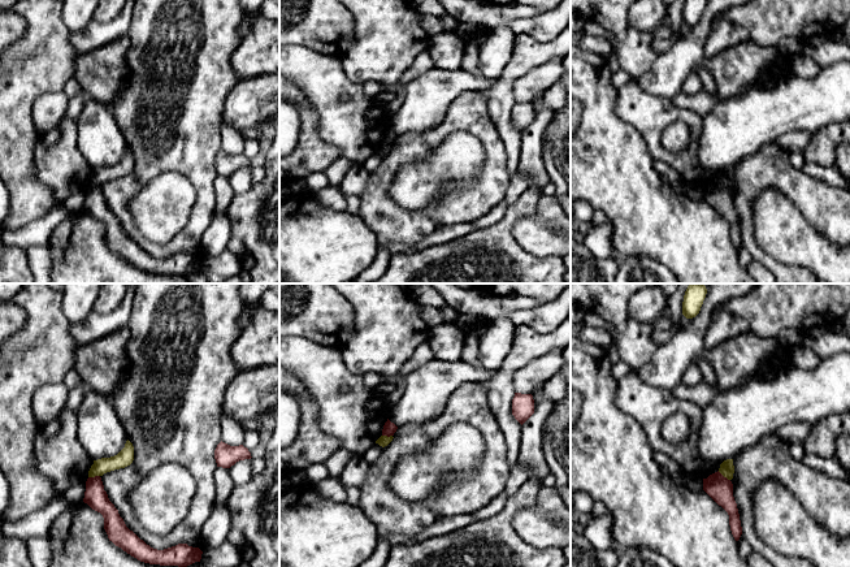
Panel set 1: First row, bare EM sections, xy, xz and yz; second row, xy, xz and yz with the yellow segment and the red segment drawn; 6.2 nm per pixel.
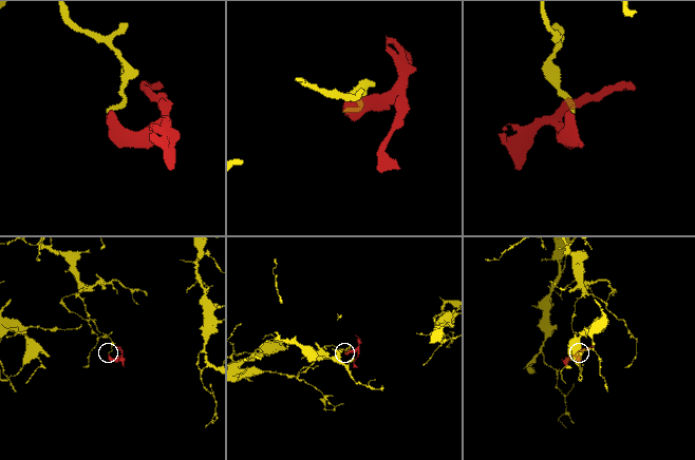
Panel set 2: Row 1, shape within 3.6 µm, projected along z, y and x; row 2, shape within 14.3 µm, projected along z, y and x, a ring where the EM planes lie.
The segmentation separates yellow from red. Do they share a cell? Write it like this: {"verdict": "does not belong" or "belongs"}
{"verdict": "does not belong"}

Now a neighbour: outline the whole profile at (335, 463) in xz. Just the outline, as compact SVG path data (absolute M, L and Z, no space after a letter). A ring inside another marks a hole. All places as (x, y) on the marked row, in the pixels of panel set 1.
M339 449L338 451L333 453L324 462L328 468L329 476L338 479L346 464L356 455L359 454L351 453L346 449Z

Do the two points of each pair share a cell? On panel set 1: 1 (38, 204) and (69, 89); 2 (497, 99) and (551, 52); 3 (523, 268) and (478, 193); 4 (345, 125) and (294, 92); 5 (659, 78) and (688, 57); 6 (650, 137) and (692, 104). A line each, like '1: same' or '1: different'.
1: different
2: same
3: different
4: different
5: same
6: different

